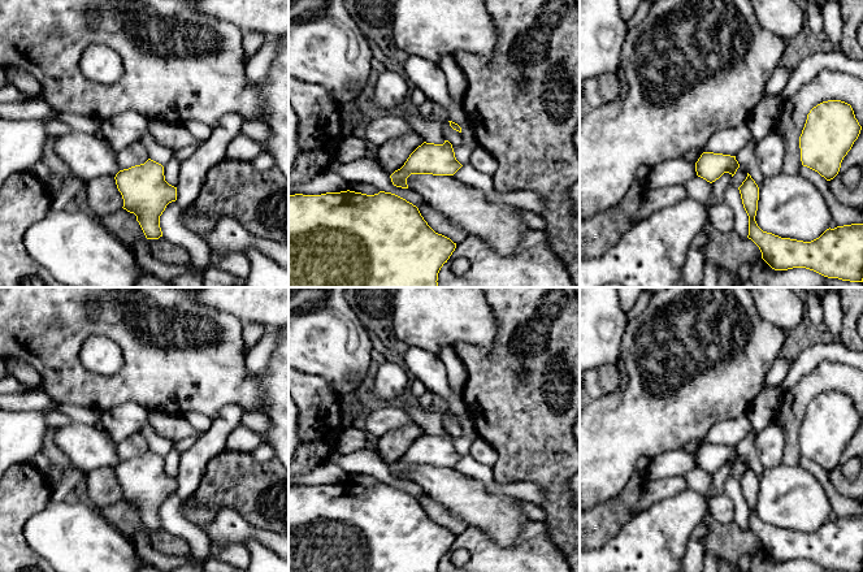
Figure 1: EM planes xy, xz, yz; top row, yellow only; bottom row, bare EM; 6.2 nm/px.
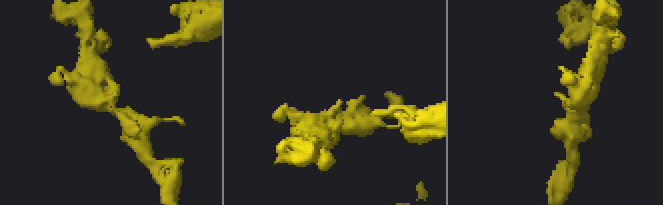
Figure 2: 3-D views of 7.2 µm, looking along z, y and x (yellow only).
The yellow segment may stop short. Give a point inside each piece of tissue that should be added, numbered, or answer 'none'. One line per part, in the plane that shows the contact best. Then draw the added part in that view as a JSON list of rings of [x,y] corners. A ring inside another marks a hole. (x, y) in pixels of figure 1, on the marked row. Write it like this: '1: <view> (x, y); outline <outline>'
none

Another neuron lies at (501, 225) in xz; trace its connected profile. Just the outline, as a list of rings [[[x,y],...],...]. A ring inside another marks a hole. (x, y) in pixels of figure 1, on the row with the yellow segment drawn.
[[[411,174],[407,185],[448,221],[461,228],[467,235],[483,238],[498,255],[511,256],[524,231],[529,229],[517,207],[493,204],[481,190],[455,179],[454,176]]]

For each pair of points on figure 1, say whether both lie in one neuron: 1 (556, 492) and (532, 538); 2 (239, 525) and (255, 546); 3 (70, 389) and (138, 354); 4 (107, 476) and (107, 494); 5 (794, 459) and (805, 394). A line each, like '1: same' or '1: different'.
1: different
2: different
3: same
4: same
5: same

